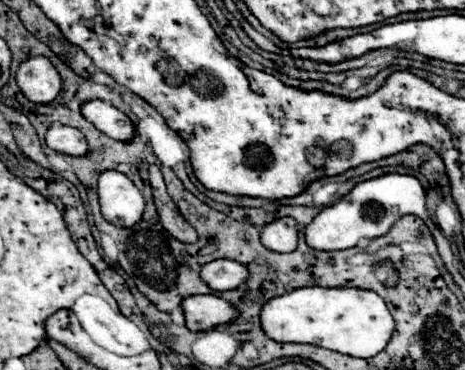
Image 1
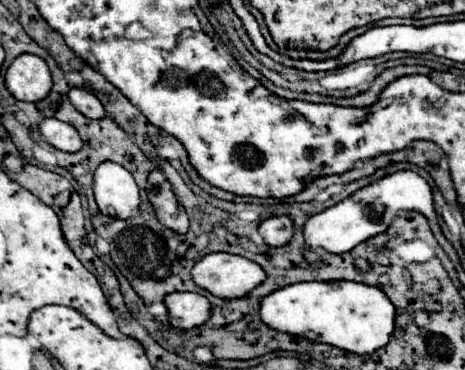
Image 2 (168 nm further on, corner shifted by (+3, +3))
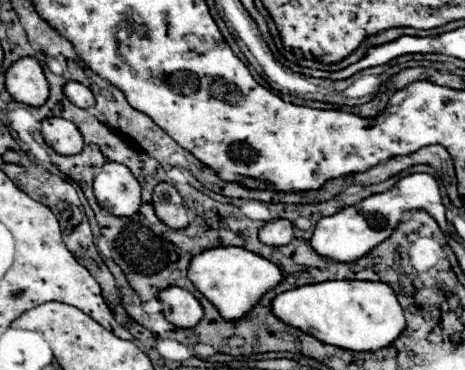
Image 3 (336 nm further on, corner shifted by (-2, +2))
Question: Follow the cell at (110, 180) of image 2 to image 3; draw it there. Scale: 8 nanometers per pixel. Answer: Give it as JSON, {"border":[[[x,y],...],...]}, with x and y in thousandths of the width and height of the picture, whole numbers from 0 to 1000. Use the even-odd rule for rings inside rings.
{"border":[[[228,441],[202,478],[202,527],[241,581],[275,586],[301,565],[301,495],[271,446]]]}

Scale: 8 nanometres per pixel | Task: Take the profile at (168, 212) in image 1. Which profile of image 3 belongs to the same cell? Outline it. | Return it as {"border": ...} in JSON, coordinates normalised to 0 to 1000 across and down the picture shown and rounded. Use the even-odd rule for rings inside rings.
{"border":[[[340,495],[327,522],[327,554],[335,565],[335,581],[348,603],[357,603],[370,619],[400,619],[409,592],[404,592],[404,565],[396,554],[396,538],[378,516],[374,500],[366,495]]]}

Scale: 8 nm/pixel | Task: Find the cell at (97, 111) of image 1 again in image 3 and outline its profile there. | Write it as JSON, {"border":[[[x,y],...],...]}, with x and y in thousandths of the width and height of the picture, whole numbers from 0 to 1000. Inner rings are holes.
{"border":[[[146,219],[142,235],[138,235],[138,257],[163,284],[163,289],[176,289],[176,295],[189,295],[189,289],[202,289],[202,257],[189,235],[181,235],[176,224],[163,224],[163,219]]]}

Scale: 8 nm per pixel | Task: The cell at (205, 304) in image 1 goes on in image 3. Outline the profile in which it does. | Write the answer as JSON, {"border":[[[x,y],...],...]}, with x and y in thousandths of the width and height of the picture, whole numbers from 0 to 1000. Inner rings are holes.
{"border":[[[361,776],[361,781],[344,786],[340,808],[344,808],[348,830],[353,830],[348,835],[353,857],[370,878],[378,878],[383,889],[413,889],[439,857],[430,814],[400,781]]]}

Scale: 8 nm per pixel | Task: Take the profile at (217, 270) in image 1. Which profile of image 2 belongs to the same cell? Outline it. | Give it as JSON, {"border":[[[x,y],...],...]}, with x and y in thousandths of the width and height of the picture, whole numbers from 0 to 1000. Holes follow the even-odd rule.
{"border":[[[454,681],[437,692],[415,719],[411,746],[428,778],[480,811],[523,805],[574,751],[553,708],[488,681]]]}

